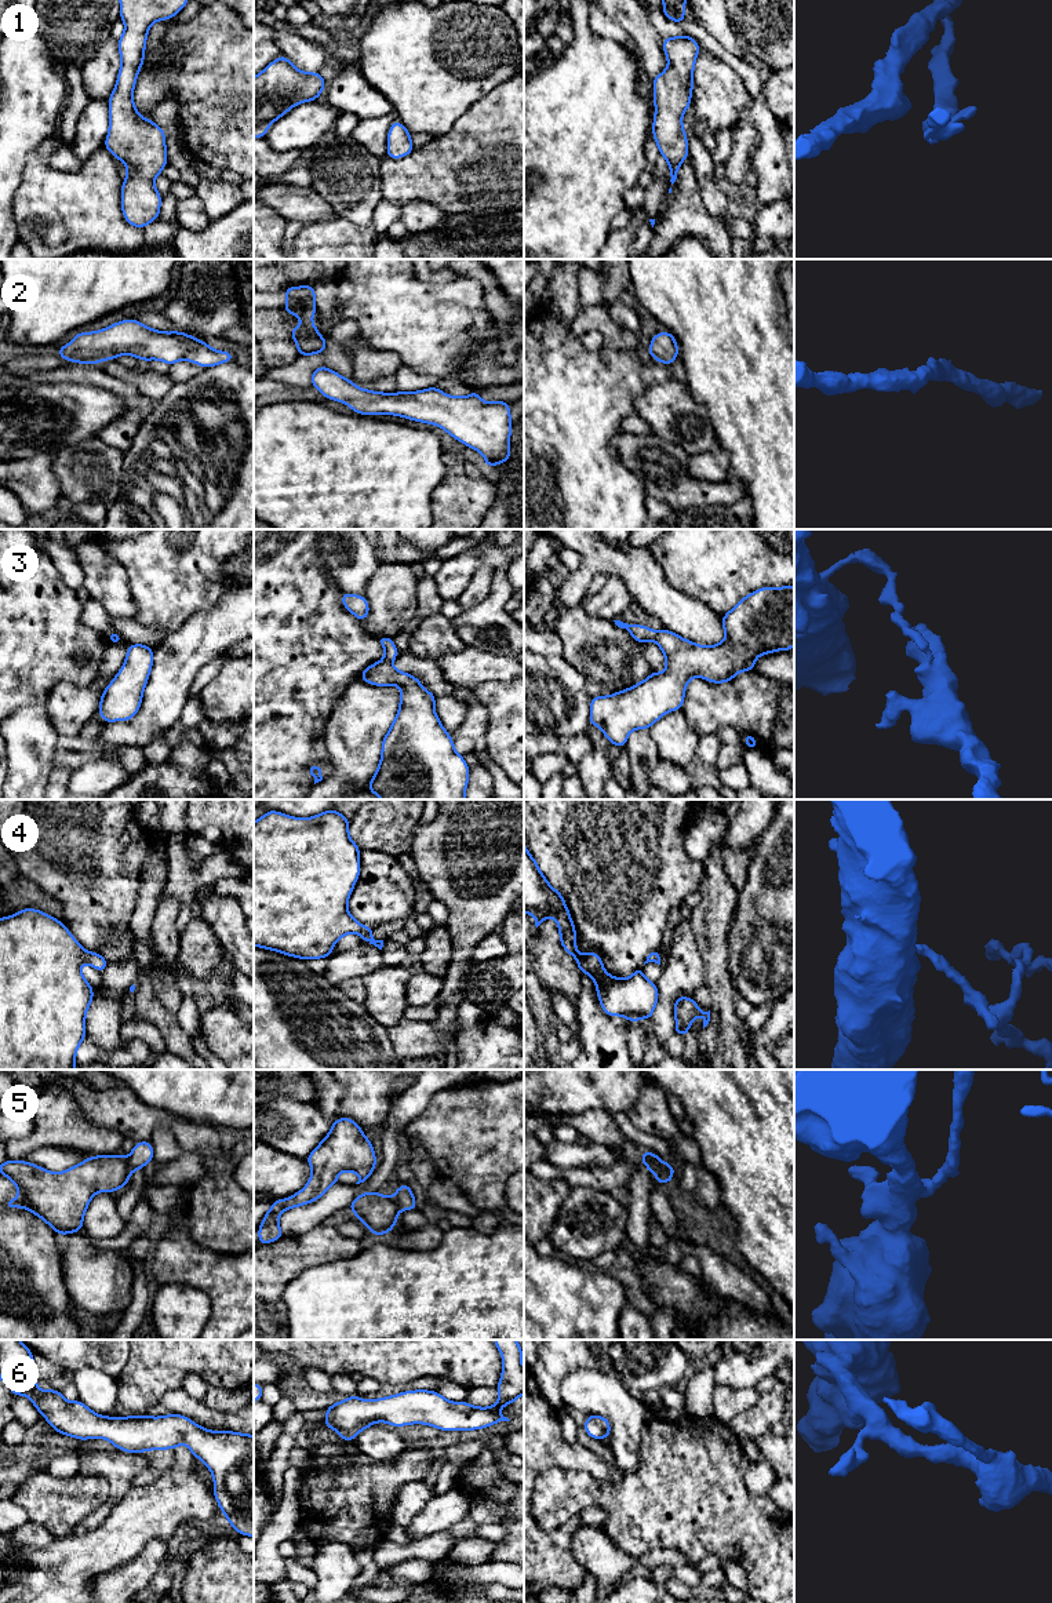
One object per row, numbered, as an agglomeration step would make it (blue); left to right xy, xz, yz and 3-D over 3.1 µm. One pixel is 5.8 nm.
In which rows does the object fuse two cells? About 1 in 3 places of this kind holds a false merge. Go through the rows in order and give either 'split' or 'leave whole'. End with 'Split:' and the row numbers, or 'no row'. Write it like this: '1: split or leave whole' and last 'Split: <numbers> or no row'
1: leave whole
2: leave whole
3: split
4: leave whole
5: split
6: leave whole
Split: 3, 5

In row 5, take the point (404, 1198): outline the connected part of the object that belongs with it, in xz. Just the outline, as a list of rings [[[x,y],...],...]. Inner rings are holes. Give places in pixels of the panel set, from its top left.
[[[403,1183],[401,1187],[396,1188],[394,1199],[398,1210],[416,1210],[416,1202],[408,1184]]]

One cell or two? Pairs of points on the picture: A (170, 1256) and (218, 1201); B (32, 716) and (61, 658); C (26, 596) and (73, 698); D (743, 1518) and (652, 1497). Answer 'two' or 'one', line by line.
A: two
B: two
C: two
D: one

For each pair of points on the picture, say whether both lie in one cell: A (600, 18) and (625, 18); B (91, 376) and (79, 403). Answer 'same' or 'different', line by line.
A: different
B: different

